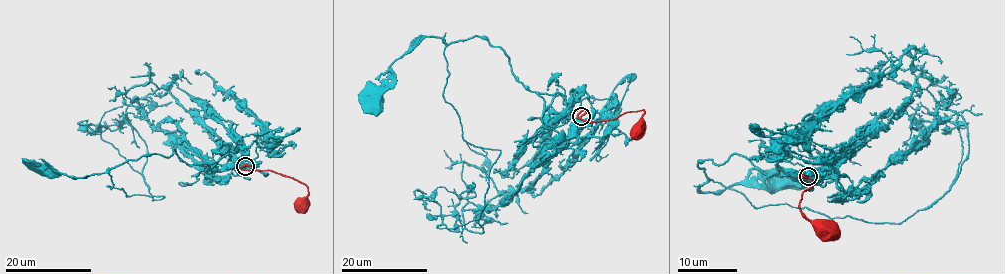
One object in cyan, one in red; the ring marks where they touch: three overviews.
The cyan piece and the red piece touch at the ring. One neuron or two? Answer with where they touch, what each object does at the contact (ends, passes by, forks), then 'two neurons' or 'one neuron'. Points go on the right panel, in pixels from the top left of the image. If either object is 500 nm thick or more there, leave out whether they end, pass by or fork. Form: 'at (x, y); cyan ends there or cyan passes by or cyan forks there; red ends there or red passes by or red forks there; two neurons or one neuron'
at (808, 176); two neurons

